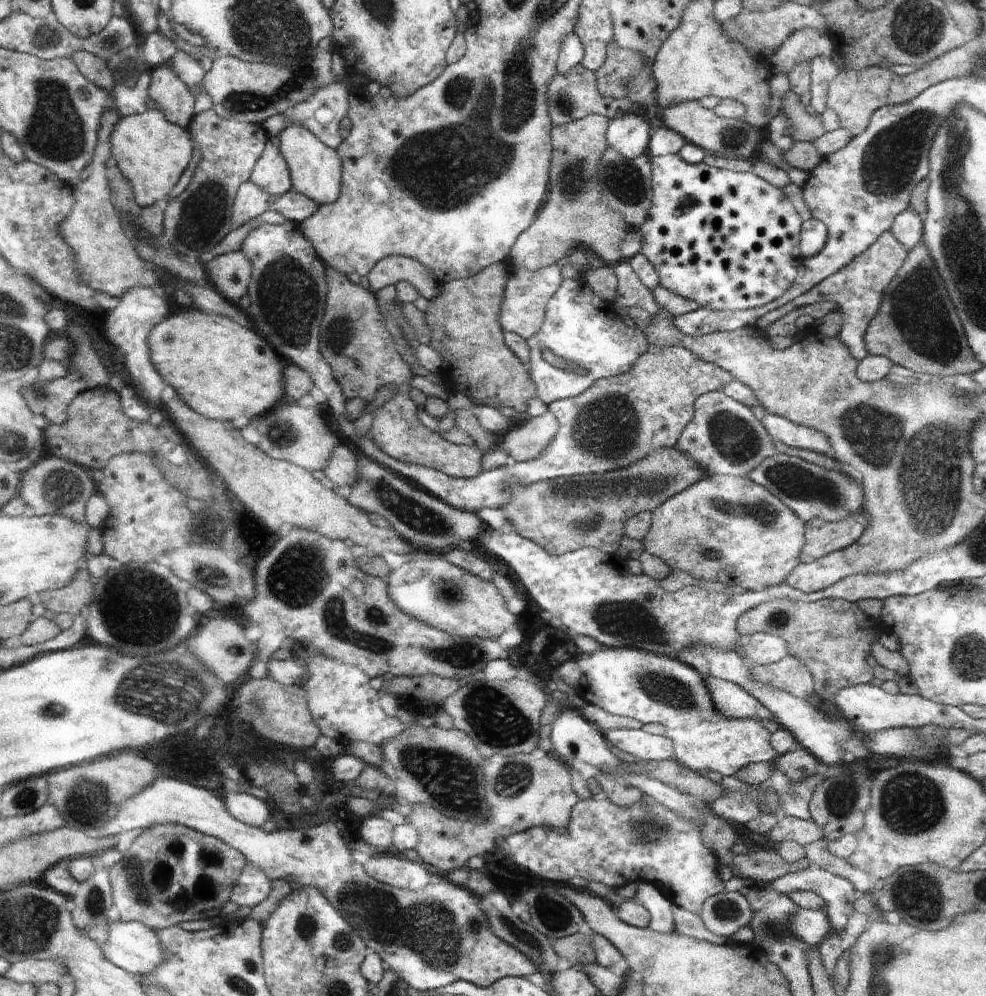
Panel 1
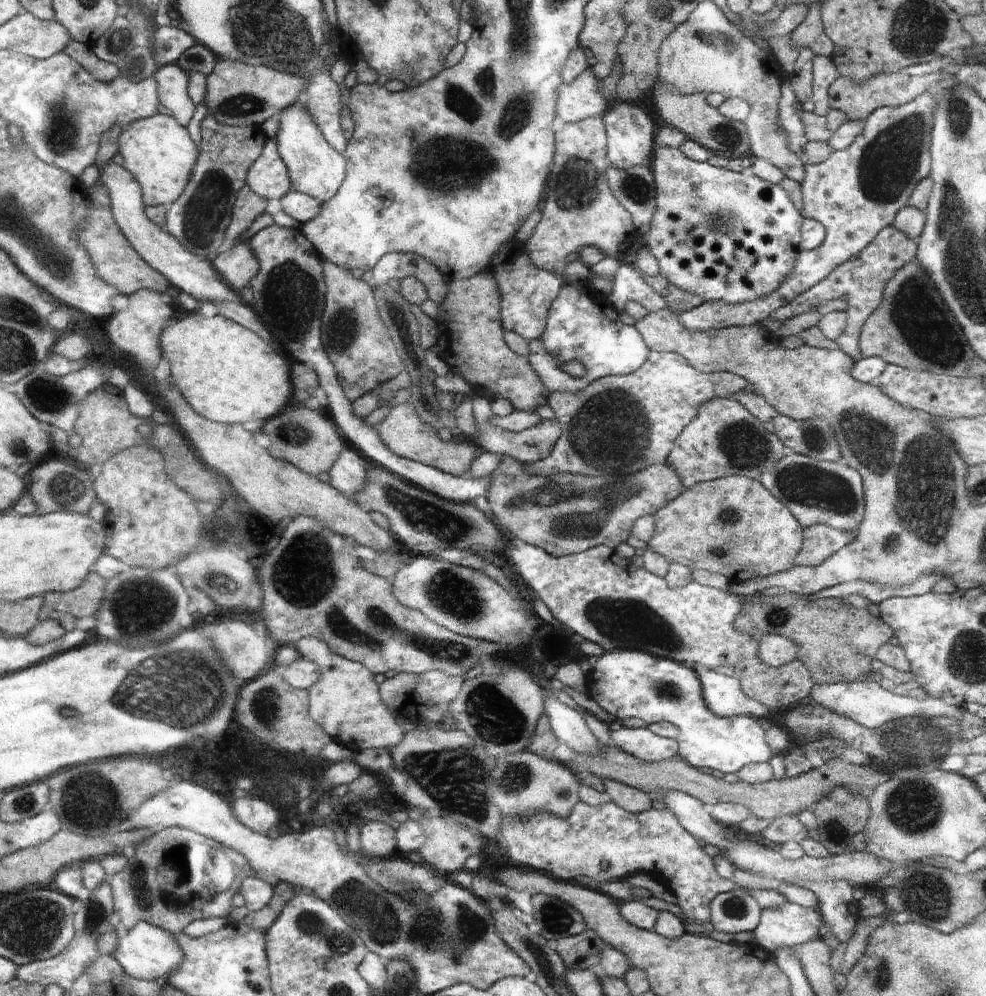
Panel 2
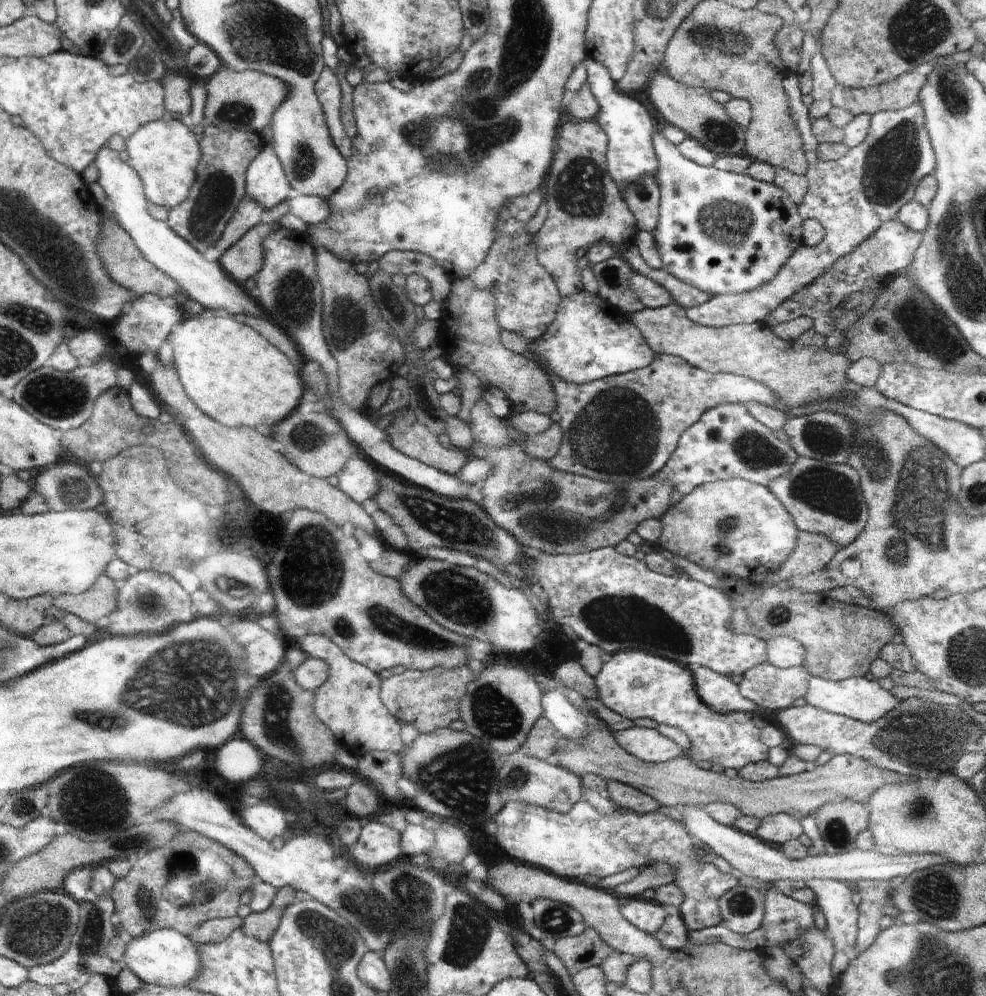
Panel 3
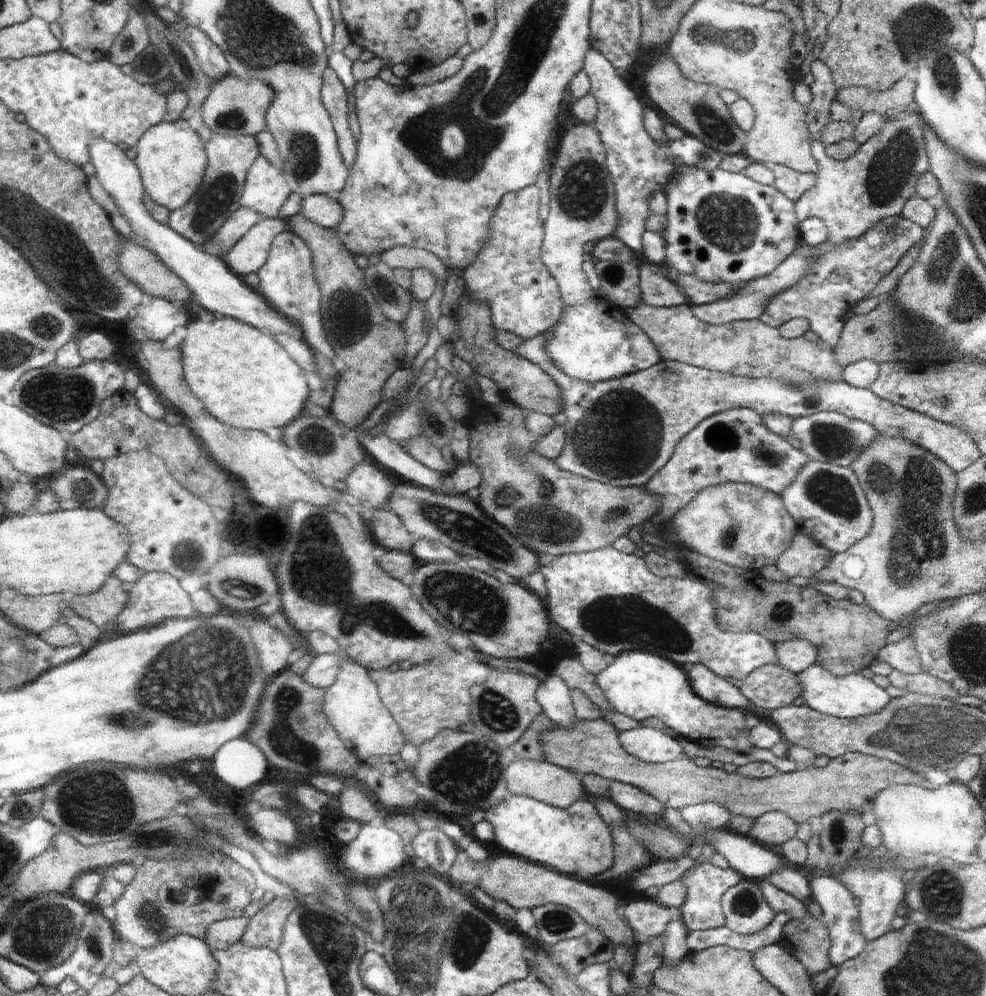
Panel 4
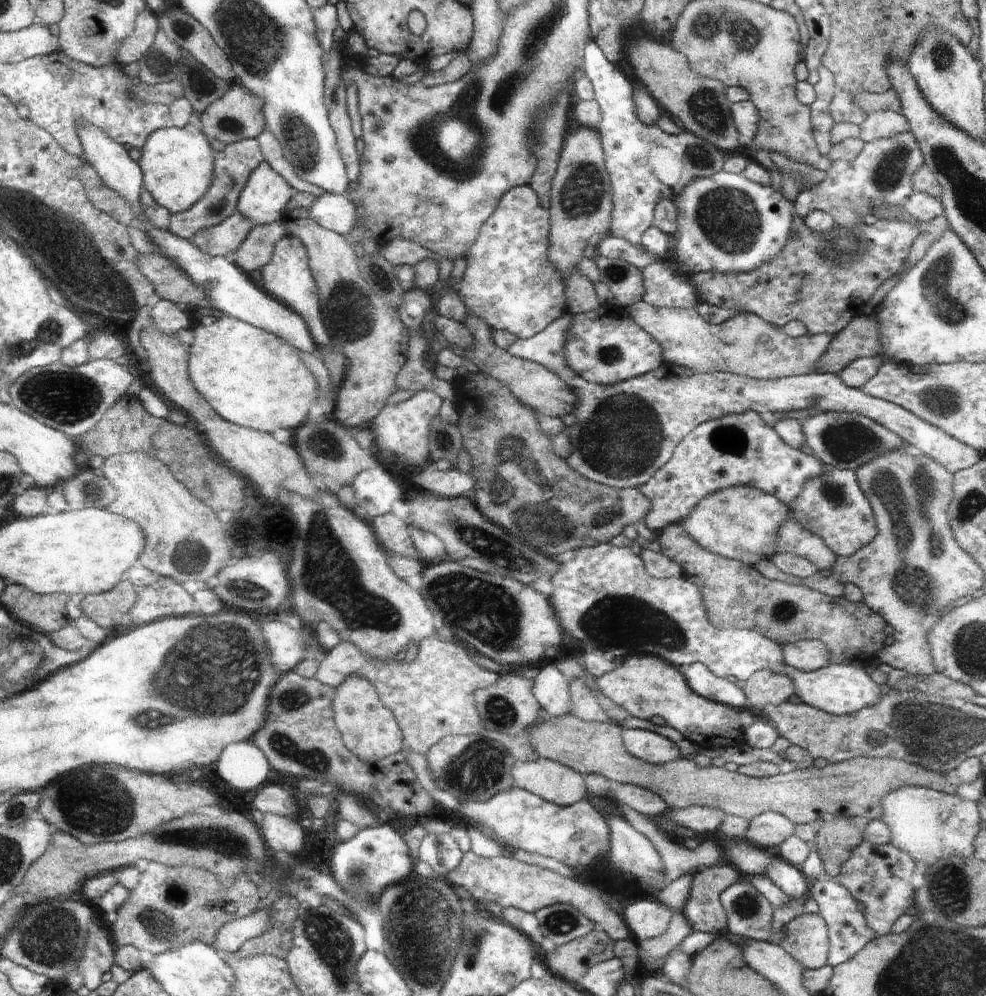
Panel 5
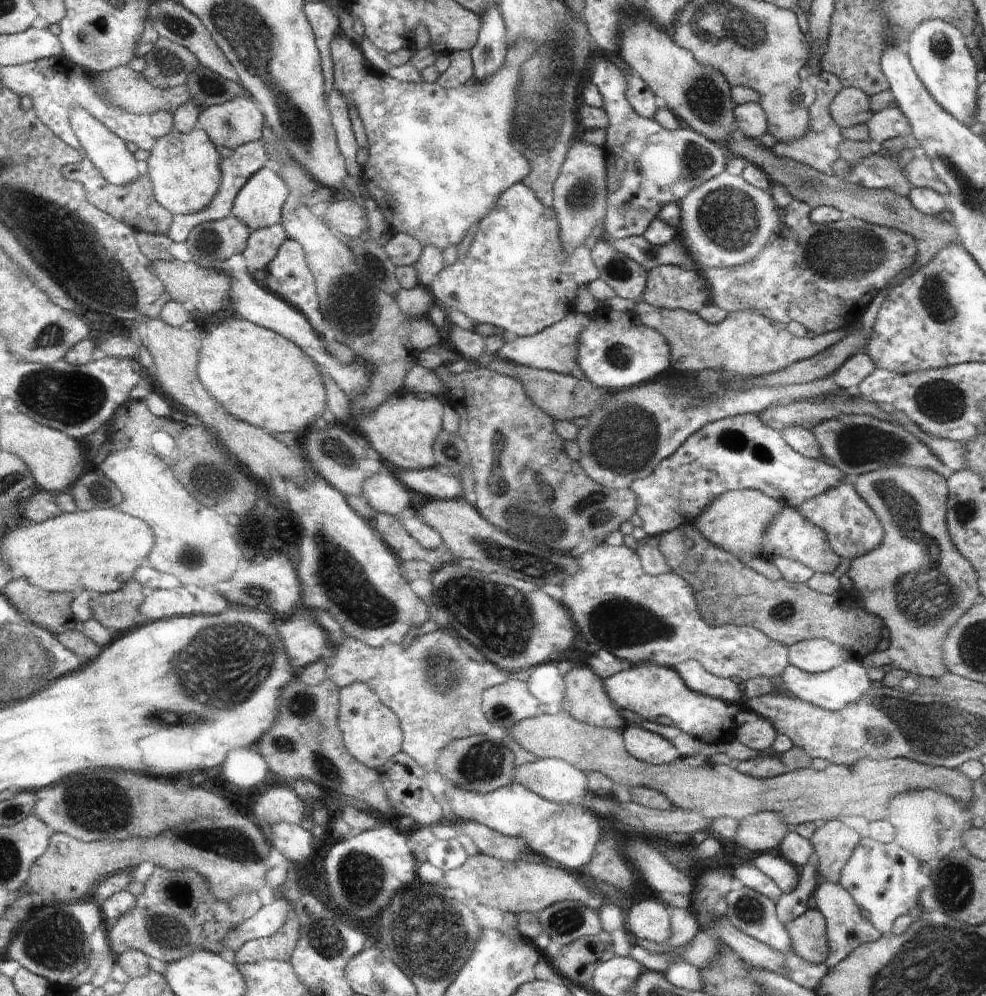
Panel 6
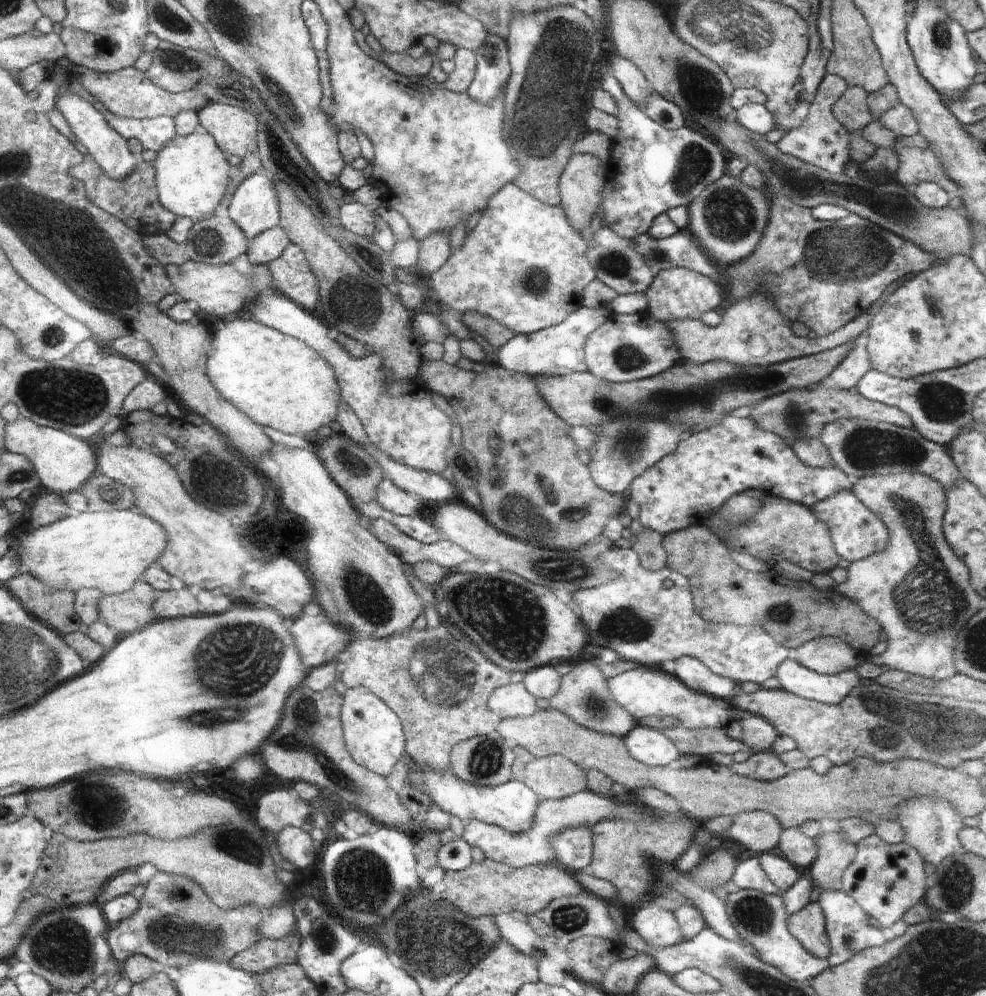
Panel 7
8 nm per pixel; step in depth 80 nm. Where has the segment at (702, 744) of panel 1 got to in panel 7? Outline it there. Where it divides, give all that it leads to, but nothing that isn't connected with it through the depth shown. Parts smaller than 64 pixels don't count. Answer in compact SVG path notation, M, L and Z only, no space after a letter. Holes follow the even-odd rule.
M638 667L630 672L624 671L624 674L608 678L608 684L612 690L612 696L624 708L631 713L636 720L644 716L676 716L681 721L681 726L689 729L706 730L726 729L730 722L730 712L728 708L718 706L710 695L693 691L685 684L667 676L662 670L652 670L651 667Z

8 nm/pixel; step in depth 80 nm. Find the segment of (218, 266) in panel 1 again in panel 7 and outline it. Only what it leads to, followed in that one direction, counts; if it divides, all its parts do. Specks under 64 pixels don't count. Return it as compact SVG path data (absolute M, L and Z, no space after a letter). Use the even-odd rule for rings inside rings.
M280 226L274 227L250 241L248 258L254 266L272 263L283 255L290 244L290 237L284 229Z

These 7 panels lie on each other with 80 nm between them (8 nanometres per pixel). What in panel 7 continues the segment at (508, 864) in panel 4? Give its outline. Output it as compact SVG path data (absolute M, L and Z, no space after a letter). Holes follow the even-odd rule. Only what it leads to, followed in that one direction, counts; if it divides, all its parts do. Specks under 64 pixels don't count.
M488 858L479 863L473 862L461 871L445 871L443 878L442 886L446 888L444 902L474 919L514 910L535 915L556 897L578 895L580 892L579 882L564 870L560 872L556 866L528 865L514 868Z

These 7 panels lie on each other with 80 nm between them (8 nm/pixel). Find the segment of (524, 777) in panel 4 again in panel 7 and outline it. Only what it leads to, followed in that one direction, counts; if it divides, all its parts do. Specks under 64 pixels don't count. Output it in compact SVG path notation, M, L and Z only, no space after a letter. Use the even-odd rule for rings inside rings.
M562 755L536 758L522 774L524 782L544 798L564 798L586 790L586 774Z

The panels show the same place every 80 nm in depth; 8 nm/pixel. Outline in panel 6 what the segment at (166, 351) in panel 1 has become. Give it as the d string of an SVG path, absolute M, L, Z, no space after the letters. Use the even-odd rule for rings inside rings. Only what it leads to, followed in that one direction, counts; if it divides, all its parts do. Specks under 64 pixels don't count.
M230 317L208 334L204 360L200 360L200 376L204 376L204 384L212 388L212 396L216 396L216 400L220 400L220 404L224 404L232 416L240 416L240 420L256 424L258 428L268 428L270 432L294 432L302 436L310 420L322 414L326 406L320 372L308 354L304 354L294 342L282 338L280 334L242 317Z

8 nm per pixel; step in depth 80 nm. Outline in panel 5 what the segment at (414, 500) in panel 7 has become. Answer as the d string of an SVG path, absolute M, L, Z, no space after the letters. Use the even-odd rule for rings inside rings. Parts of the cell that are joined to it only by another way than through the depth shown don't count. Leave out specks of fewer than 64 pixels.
M382 465L359 472L351 487L355 492L355 508L370 518L392 513L392 504L404 500L400 486Z

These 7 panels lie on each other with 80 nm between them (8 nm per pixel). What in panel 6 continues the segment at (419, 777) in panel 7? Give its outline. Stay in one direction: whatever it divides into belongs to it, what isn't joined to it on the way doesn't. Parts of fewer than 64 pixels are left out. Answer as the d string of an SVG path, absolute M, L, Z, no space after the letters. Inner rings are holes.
M510 784L488 794L466 792L456 786L447 786L444 792L458 818L488 825L488 828L496 829L507 837L520 834L522 838L532 840L532 848L536 848L536 854L569 868L570 871L576 871L590 862L594 846L602 834L598 818L584 807L553 803L526 790L522 784Z

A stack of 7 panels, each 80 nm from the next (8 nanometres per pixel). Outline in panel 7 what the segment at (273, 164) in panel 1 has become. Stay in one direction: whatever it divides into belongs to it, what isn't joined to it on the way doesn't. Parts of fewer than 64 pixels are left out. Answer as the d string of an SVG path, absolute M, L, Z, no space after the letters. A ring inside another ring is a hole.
M266 174L246 176L227 202L225 215L243 229L249 241L280 224L278 188Z

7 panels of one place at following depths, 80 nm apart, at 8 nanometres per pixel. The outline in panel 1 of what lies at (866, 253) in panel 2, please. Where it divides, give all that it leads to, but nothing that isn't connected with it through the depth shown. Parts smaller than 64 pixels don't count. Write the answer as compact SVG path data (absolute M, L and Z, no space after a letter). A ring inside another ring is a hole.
M888 229L876 239L876 242L872 246L869 246L862 254L855 256L841 271L826 277L822 282L807 290L803 295L791 300L790 303L783 304L780 308L766 313L755 323L755 328L764 333L764 326L792 312L795 308L826 300L836 302L839 306L838 310L843 316L843 325L837 338L840 339L842 345L848 348L851 355L860 362L868 355L866 345L864 344L866 329L869 327L871 320L878 314L884 291L900 270L908 253L909 250L902 243L899 243L894 233Z

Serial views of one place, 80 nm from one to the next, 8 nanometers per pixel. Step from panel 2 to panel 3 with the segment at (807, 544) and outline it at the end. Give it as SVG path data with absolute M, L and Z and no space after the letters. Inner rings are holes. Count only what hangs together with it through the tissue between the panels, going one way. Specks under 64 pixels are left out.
M799 531L794 550L778 568L782 579L809 575L829 564L840 548L826 535Z

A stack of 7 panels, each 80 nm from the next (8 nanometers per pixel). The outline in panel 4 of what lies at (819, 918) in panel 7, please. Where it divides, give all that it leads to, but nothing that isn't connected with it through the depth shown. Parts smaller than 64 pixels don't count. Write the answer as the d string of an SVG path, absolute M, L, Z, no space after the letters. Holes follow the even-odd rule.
M812 915L790 919L777 942L786 952L794 955L810 976L824 972L831 964L831 945L828 929Z

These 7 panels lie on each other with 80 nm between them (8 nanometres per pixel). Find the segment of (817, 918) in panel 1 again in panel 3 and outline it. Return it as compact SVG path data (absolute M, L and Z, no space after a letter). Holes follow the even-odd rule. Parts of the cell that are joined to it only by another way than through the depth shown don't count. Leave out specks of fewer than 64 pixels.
M774 888L765 891L763 926L766 929L767 946L783 947L800 933L814 927L813 906L794 900Z

